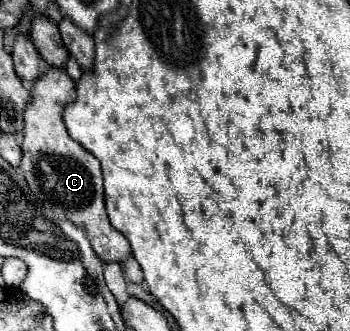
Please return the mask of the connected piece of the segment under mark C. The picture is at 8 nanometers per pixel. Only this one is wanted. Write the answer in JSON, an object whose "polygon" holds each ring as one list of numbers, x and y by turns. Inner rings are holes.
{"polygon":[[46,67,42,77,32,87,30,107,24,111,24,141,22,141,22,173,44,203,44,207,56,211,62,219,72,219,88,231,88,239,96,255,106,263,124,263,130,255,128,239,116,231,106,215,104,193,102,193,102,171,96,157,92,157,80,143,76,143,64,125,62,111,76,99,76,85,64,69]]}

